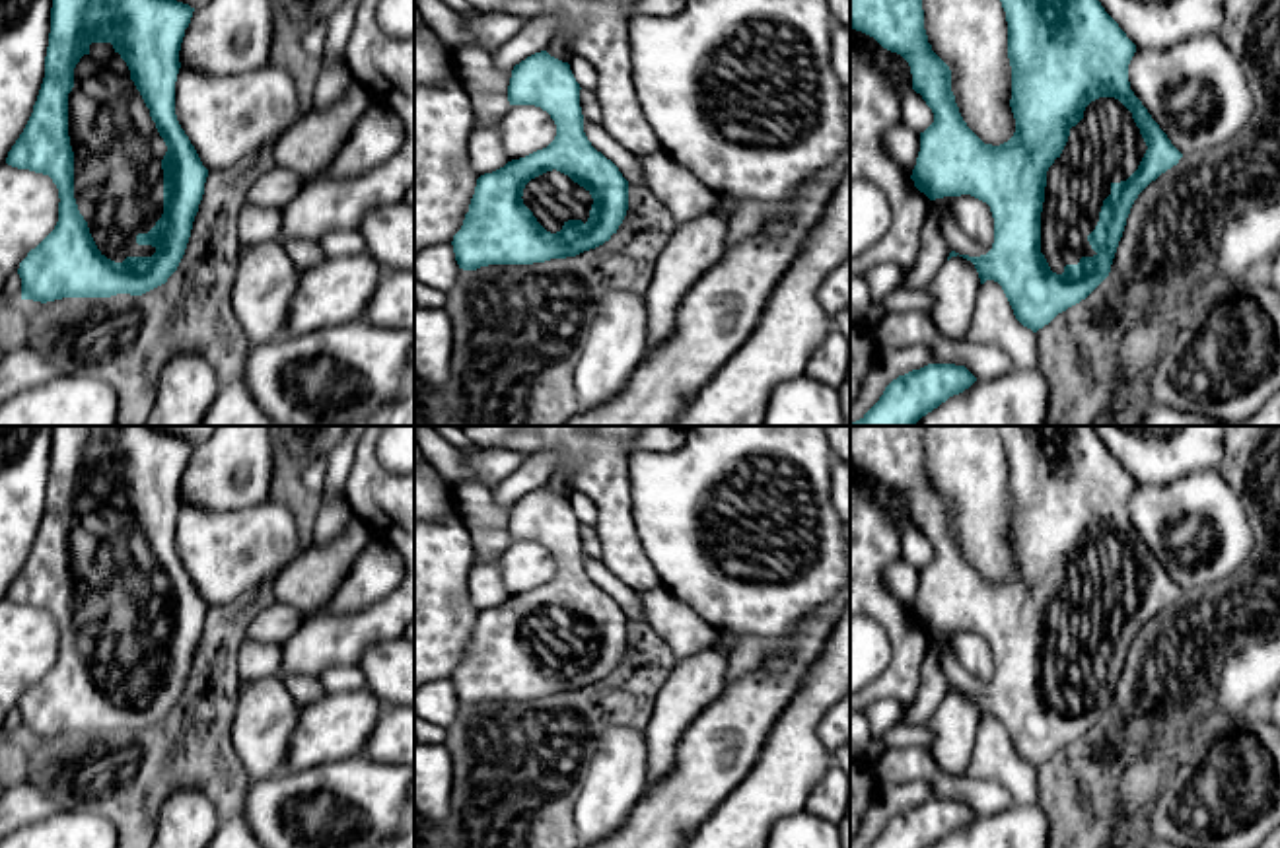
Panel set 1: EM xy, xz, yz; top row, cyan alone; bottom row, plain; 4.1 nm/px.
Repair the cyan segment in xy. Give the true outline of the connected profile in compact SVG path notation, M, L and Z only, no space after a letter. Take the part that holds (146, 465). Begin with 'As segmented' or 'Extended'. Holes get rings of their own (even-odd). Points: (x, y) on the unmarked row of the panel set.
Extended. M53 426L45 513L6 599L49 611L58 624L54 665L19 698L21 735L142 731L177 706L208 605L175 550L179 486L195 443L152 426Z

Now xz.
Extended. M547 486L514 502L508 521L510 541L535 541L547 547L556 560L556 572L547 583L477 615L469 648L451 677L459 704L477 706L488 700L533 700L576 692L617 669L628 646L628 617L587 576L580 525L570 500Z

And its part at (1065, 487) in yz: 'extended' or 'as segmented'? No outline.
extended

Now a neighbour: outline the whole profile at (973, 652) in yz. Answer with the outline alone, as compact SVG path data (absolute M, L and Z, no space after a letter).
M971 630L943 632L930 636L932 644L947 644L973 677L992 681L994 679L994 654L990 642Z

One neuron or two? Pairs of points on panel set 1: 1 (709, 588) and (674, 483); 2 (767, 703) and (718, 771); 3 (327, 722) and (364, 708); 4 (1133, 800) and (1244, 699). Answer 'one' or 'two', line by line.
1: one
2: one
3: one
4: one

